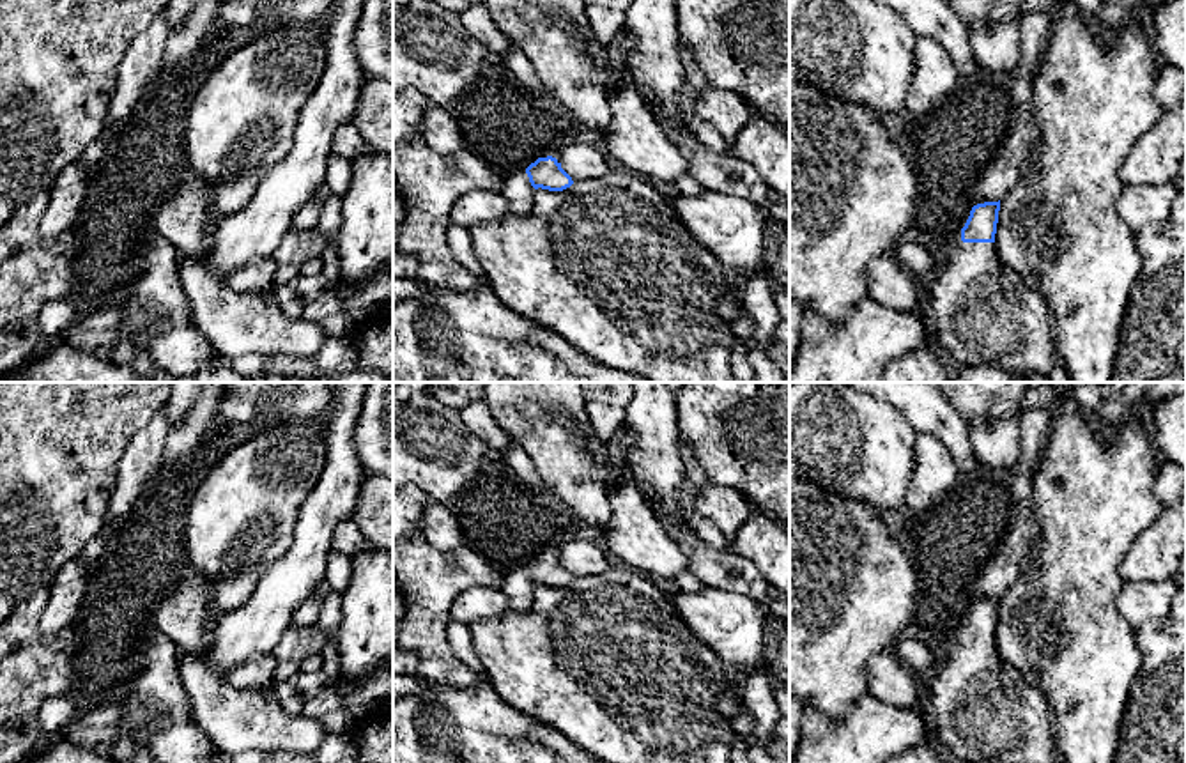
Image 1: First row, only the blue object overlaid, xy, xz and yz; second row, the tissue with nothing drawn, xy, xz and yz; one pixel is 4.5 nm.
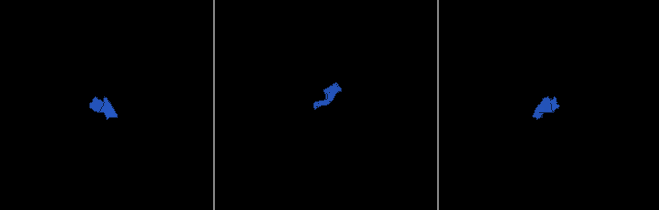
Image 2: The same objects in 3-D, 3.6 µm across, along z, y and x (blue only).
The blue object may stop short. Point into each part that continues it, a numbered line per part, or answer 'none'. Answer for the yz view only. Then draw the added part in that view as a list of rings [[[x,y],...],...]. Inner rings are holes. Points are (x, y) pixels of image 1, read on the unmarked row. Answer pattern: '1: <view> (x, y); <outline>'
1: yz (983, 710); [[[956,627],[947,664],[924,690],[931,728],[952,763],[1055,763],[1053,713],[1046,699],[997,653],[995,639],[963,639]]]

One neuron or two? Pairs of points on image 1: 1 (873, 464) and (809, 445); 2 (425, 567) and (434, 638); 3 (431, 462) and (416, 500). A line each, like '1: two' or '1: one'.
1: one
2: one
3: two

